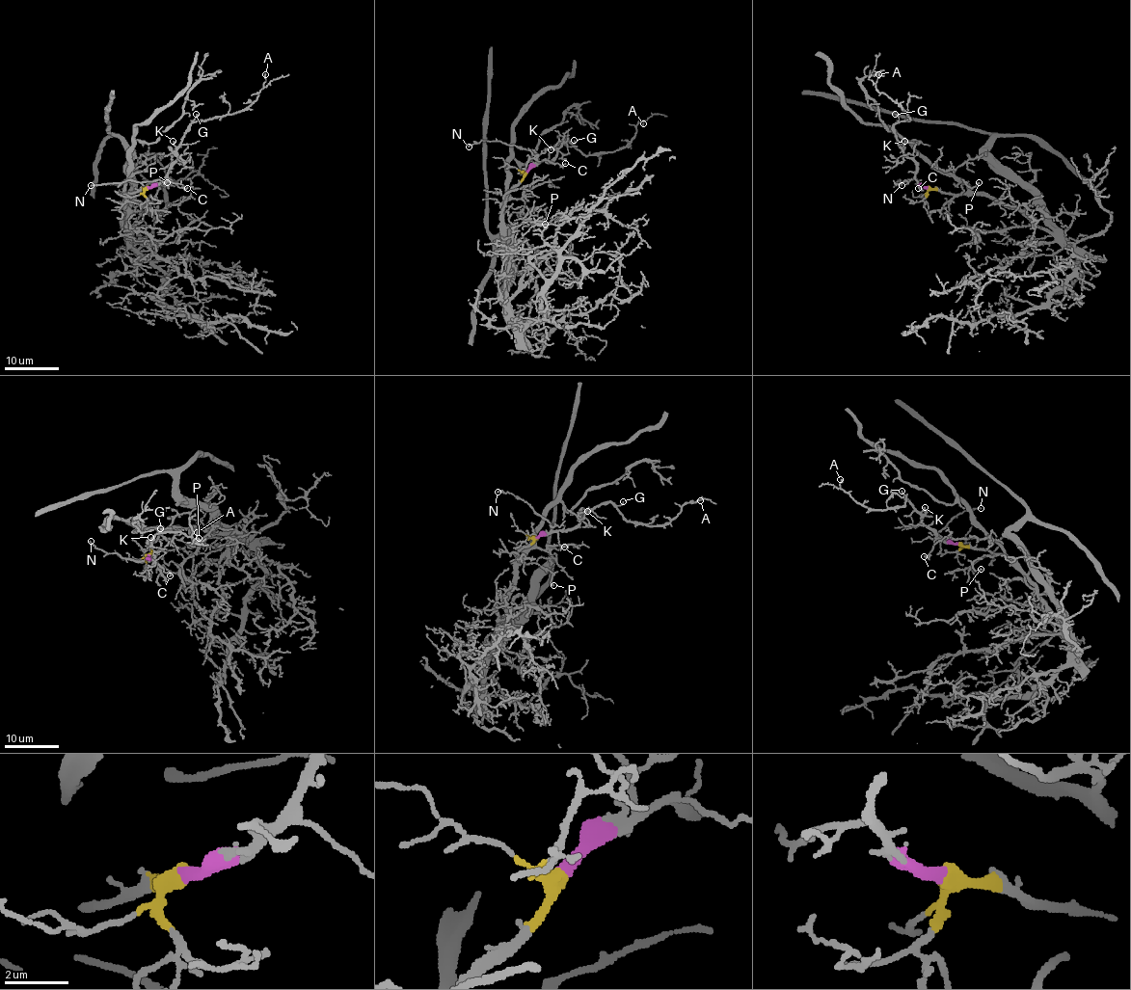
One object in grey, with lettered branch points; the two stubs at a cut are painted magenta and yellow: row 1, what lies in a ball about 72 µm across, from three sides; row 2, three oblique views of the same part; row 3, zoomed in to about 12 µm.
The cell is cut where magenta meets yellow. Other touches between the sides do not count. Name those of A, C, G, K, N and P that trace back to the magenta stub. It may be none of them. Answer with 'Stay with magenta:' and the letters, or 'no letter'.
Stay with magenta: A, C, G, K, N

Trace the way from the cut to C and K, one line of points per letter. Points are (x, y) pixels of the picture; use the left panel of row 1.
C: (148, 187), (166, 179), (172, 179), (183, 189), (188, 187)
K: (148, 187), (162, 179), (178, 157), (173, 142)

